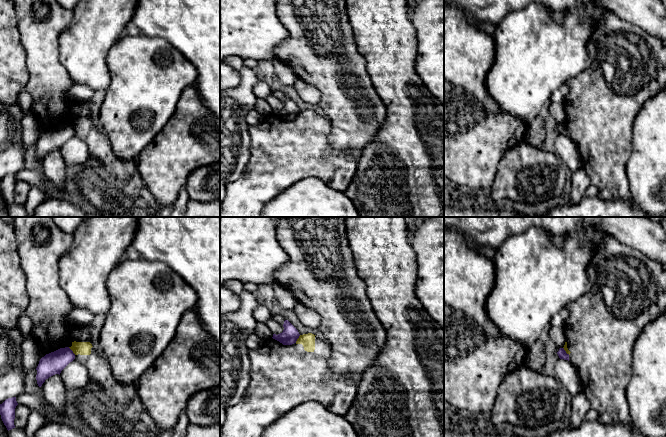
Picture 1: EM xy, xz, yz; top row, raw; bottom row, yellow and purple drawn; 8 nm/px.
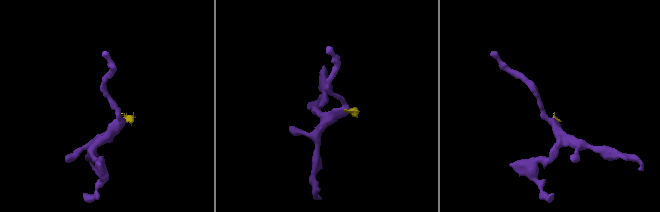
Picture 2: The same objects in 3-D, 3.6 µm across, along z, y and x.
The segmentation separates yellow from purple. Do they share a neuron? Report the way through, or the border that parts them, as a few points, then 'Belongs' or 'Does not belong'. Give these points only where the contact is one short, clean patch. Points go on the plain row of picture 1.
Boundary: xy (68, 123), (75, 130). Does not belong

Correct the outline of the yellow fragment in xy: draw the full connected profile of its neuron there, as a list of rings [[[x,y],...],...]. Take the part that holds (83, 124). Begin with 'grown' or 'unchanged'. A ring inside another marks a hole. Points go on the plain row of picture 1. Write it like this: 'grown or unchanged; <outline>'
grown; [[[14,0],[14,3],[20,39],[26,52],[26,67],[29,75],[25,88],[32,96],[32,111],[34,116],[45,130],[49,130],[60,124],[69,123],[75,130],[75,136],[79,137],[88,146],[90,156],[100,161],[106,167],[113,180],[128,181],[137,170],[136,160],[124,160],[116,156],[112,151],[107,136],[91,120],[89,101],[78,100],[69,94],[69,90],[74,85],[74,82],[59,62],[59,37],[64,28],[71,22],[73,11],[62,7],[56,0]]]

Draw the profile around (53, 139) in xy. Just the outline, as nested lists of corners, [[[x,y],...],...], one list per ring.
[[[69,123],[60,124],[54,128],[46,130],[40,135],[36,144],[36,156],[38,162],[41,163],[45,156],[53,151],[60,151],[61,147],[74,135],[75,130]]]

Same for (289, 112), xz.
[[[288,96],[284,97],[283,103],[283,108],[278,111],[273,110],[272,114],[279,117],[283,121],[292,121],[296,119],[300,112],[298,106]]]

